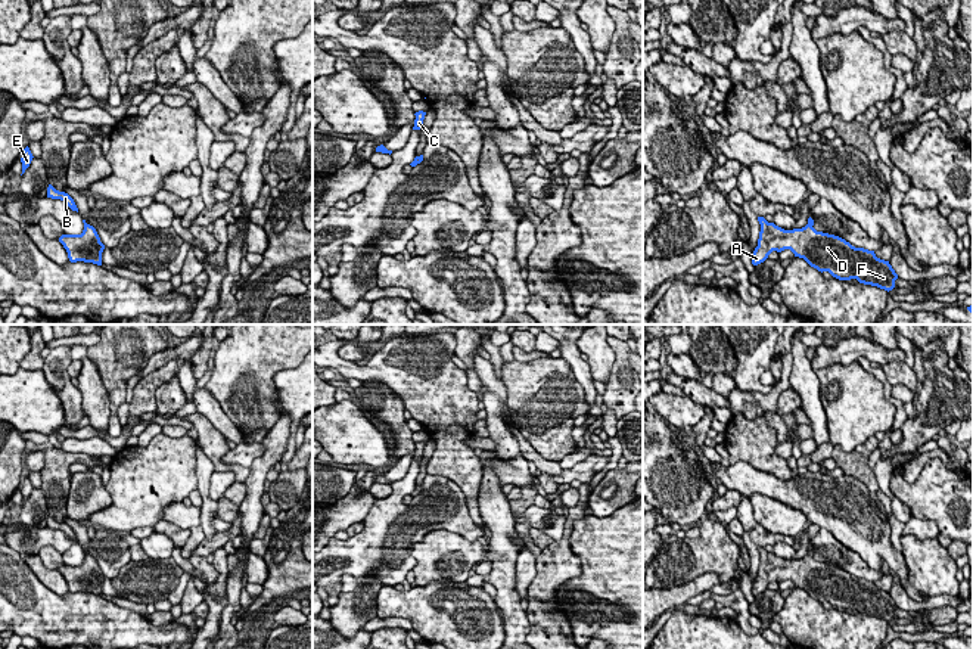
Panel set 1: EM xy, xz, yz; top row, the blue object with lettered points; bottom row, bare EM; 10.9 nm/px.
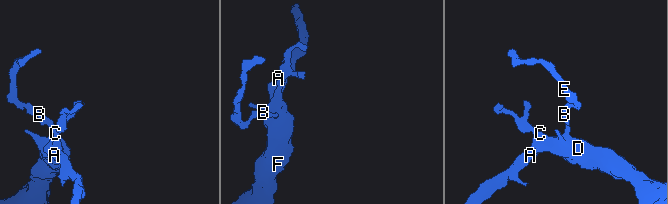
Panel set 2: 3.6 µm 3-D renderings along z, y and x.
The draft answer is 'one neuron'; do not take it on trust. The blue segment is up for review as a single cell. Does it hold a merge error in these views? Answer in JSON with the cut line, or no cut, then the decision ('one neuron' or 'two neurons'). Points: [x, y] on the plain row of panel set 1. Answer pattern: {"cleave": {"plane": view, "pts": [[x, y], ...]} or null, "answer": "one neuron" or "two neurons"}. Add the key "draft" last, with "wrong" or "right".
{"cleave": null, "answer": "one neuron", "draft": "right"}

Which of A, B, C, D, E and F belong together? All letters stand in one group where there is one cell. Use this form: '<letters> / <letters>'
A B C D E F

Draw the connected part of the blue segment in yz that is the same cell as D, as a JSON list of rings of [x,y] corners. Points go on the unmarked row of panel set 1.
[[[758,547],[758,552],[761,562],[752,584],[753,596],[764,593],[773,581],[790,580],[811,597],[829,602],[839,611],[857,609],[887,622],[895,618],[898,605],[889,591],[877,589],[874,581],[855,578],[839,566],[817,562],[811,547],[805,558],[793,560],[784,560],[764,547]]]

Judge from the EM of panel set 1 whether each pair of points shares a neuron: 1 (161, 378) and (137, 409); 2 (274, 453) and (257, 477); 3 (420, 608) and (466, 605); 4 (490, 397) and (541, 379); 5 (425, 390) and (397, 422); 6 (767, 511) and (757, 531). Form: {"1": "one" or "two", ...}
{"1": "one", "2": "one", "3": "one", "4": "two", "5": "two", "6": "two"}

